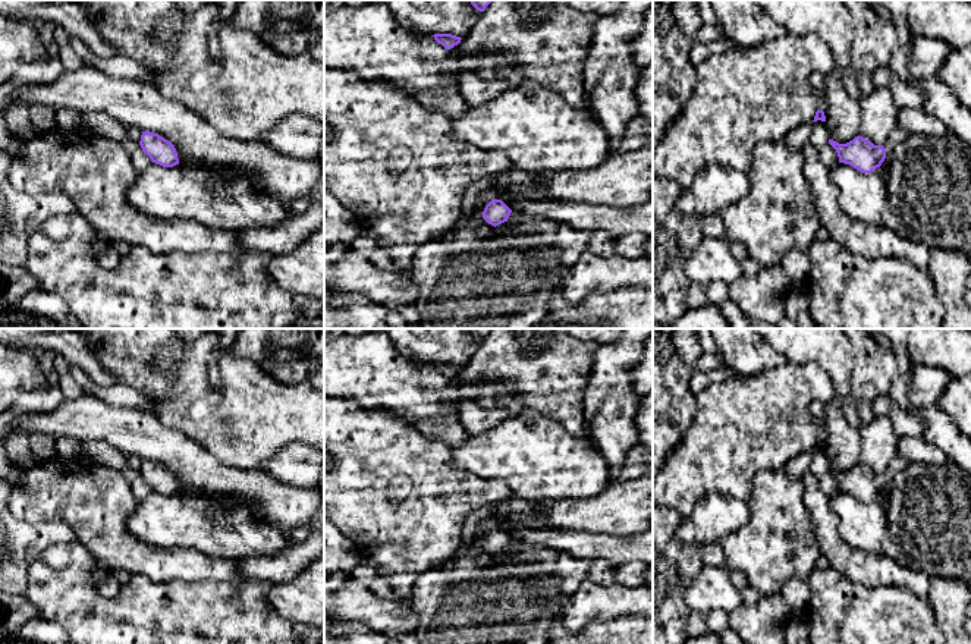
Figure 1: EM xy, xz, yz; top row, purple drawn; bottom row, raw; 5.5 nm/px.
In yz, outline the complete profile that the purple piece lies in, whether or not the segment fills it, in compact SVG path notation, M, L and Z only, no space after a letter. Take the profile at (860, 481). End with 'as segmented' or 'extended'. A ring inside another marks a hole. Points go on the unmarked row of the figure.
M896 453L883 474L874 474L860 464L846 472L833 468L829 468L829 472L836 478L839 491L849 493L862 502L871 502L882 494L898 472L906 469L911 464L911 461Z; extended

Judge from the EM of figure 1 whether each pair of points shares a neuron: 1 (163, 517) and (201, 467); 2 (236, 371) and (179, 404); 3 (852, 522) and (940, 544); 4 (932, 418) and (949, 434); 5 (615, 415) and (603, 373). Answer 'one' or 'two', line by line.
1: two
2: one
3: one
4: one
5: one

